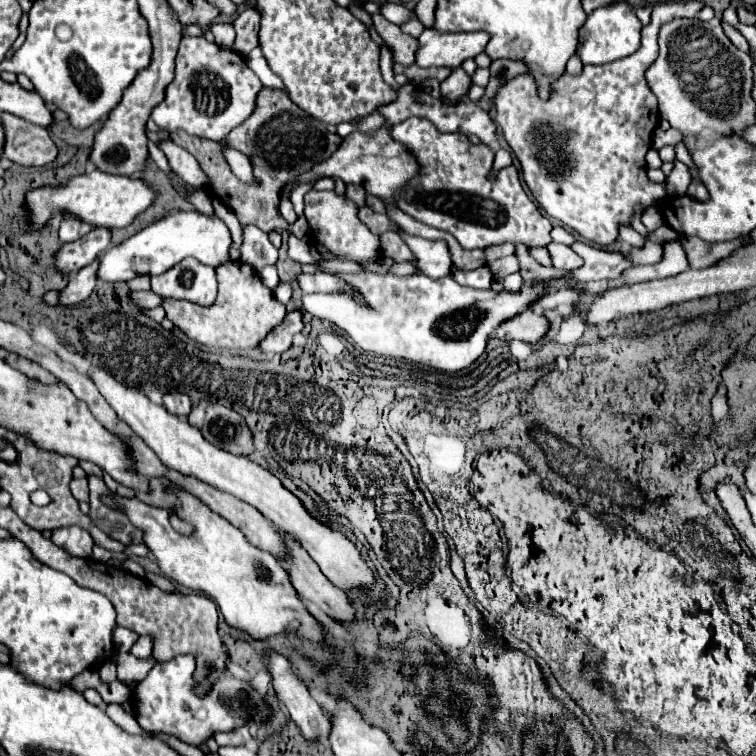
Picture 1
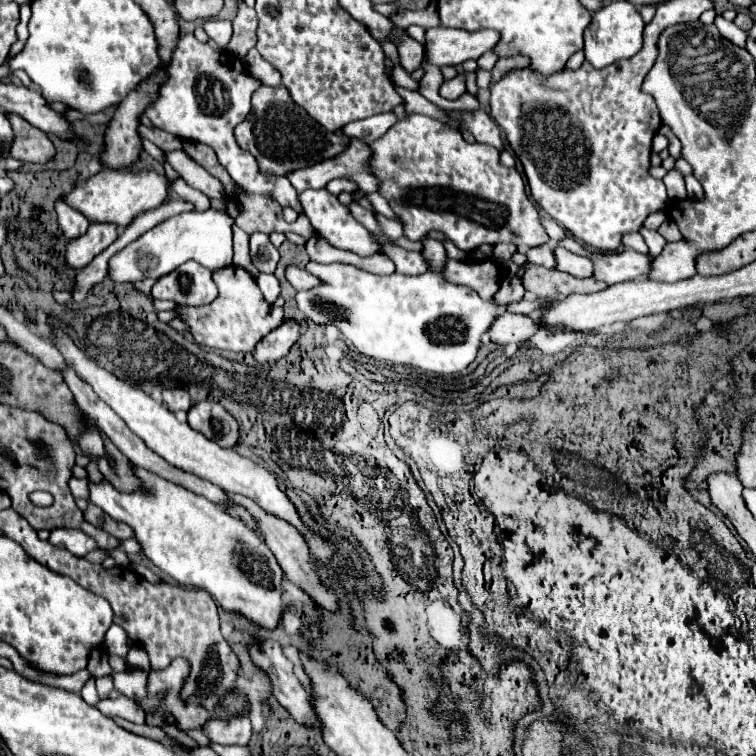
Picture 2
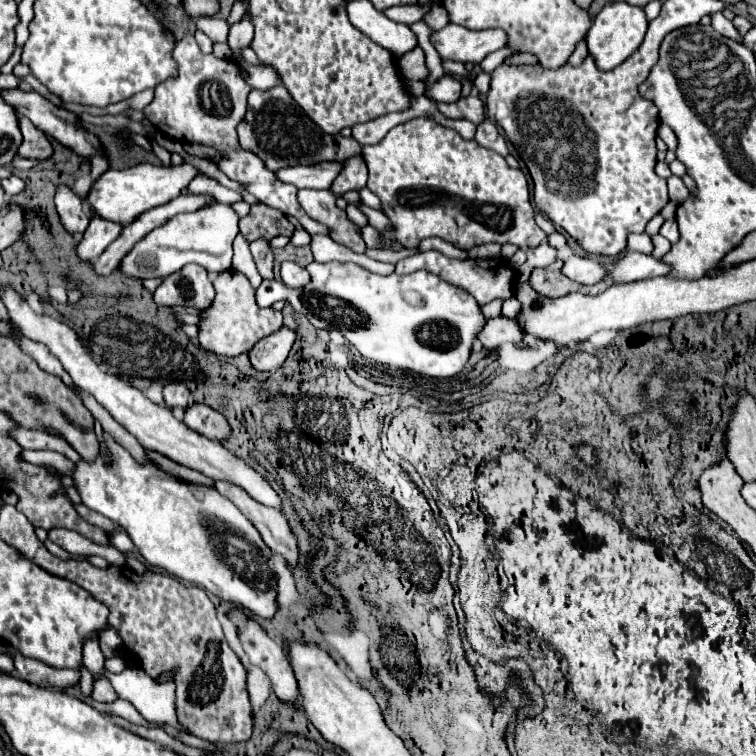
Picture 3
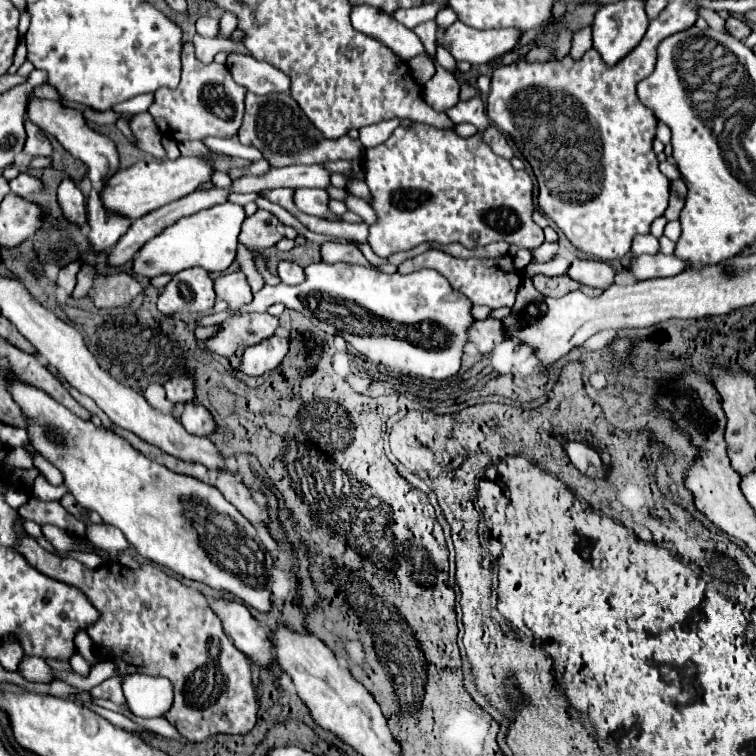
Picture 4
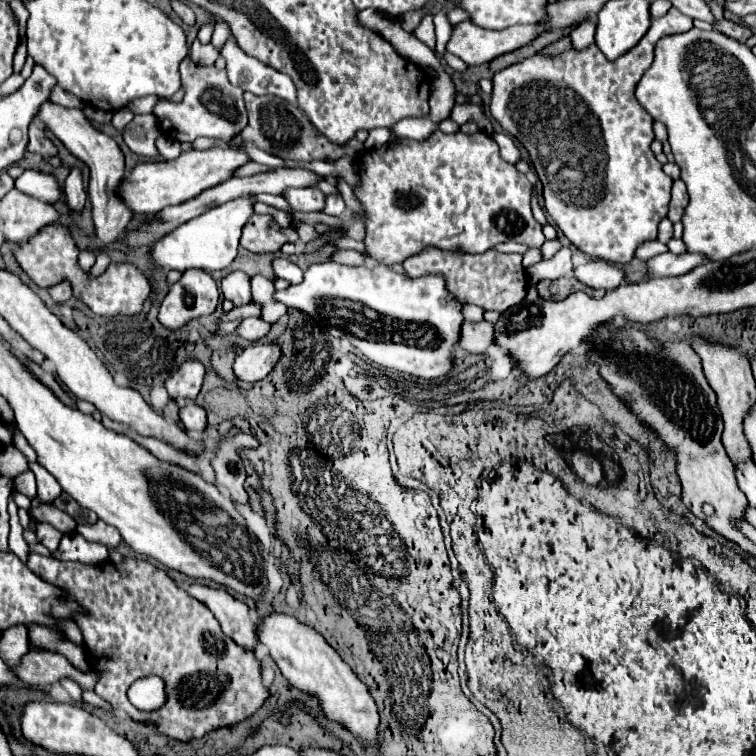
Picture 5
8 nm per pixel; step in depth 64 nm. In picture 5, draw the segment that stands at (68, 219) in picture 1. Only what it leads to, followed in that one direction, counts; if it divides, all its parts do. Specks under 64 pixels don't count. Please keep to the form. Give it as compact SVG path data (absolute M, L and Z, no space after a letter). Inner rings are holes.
M72 168L66 182L64 182L64 192L66 192L66 200L68 206L72 210L82 210L84 202L86 202L86 190L84 190L84 182L82 182L82 172L80 168Z

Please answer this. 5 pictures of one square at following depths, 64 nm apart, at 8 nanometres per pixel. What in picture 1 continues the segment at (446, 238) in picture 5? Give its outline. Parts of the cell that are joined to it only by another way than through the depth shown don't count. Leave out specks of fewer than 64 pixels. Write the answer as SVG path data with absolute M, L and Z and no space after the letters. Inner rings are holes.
M418 116L408 118L408 120L392 126L390 136L392 136L392 140L396 140L404 148L408 148L408 152L416 158L416 162L420 166L418 174L410 182L406 182L406 186L398 194L398 200L394 202L396 208L400 208L402 212L406 212L408 216L412 216L418 222L424 222L428 226L434 226L434 228L450 232L458 240L458 244L462 248L466 248L466 250L488 248L488 246L504 244L504 242L524 244L526 248L548 246L550 244L552 222L548 218L544 218L540 214L540 210L536 208L536 204L528 198L528 194L524 192L524 188L520 184L516 168L514 166L502 168L496 174L496 178L490 180L492 162L494 162L494 152L492 152L490 146L472 144L460 132L442 134L430 120L418 118Z

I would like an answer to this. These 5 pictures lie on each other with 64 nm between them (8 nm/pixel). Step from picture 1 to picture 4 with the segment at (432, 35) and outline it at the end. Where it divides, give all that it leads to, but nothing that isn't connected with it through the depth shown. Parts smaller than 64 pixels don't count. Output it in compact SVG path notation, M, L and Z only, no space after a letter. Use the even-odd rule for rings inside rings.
M454 22L444 38L442 46L456 58L470 64L486 64L496 56L510 52L522 38L524 32L518 28L504 30L476 30L466 24Z

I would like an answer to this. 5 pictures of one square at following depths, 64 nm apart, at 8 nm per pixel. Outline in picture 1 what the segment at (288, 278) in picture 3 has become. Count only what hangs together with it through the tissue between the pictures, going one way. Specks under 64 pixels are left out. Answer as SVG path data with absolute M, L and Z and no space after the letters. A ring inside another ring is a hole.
M298 274L296 276L298 286L302 288L302 292L334 292L336 288L344 288L344 284L340 284L340 280L336 280L336 276L332 274Z

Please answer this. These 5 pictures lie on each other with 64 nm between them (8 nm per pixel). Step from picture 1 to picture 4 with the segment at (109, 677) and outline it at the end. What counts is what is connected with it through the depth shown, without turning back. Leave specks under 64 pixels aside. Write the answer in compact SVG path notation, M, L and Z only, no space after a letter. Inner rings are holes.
M28 534L18 544L18 552L26 558L28 564L38 568L44 576L76 586L90 604L100 612L100 618L86 626L90 640L96 646L100 660L110 660L116 666L116 674L92 688L94 698L106 698L116 702L118 706L126 706L126 698L122 694L122 678L126 674L150 674L150 676L166 676L174 686L174 704L164 714L164 718L190 742L202 742L208 736L226 732L226 734L248 734L256 722L258 712L258 694L254 688L252 668L248 664L248 656L240 652L232 640L224 634L218 616L210 610L208 600L202 592L180 584L176 578L162 572L160 566L142 564L138 570L118 564L116 560L108 560L96 570L90 570L82 562L74 558L62 558L46 552L36 544L36 540Z

